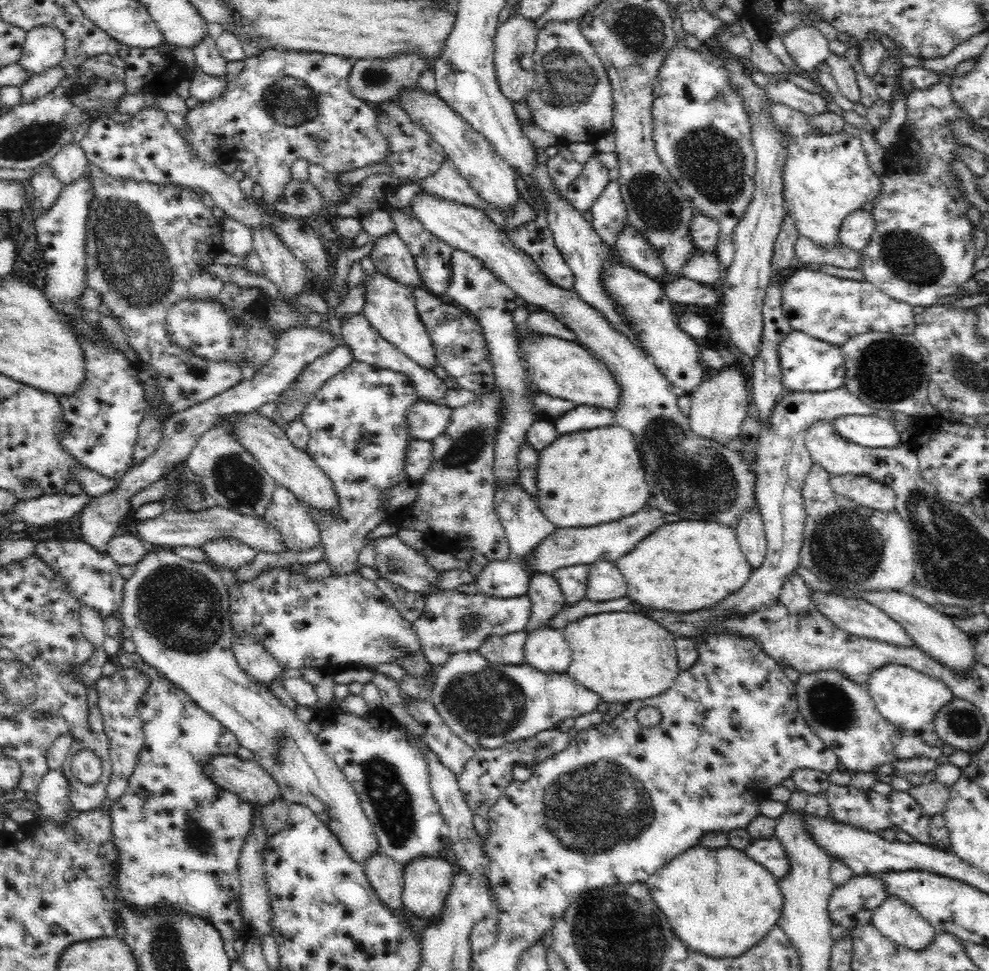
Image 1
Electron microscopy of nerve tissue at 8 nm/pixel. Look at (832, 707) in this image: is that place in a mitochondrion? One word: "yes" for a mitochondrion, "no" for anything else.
yes

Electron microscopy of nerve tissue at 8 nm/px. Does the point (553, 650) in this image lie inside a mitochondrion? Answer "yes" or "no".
no

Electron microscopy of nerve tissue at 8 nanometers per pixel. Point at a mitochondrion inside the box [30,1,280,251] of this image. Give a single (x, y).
(93, 77)

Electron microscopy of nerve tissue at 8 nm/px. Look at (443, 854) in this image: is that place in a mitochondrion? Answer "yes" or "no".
no

